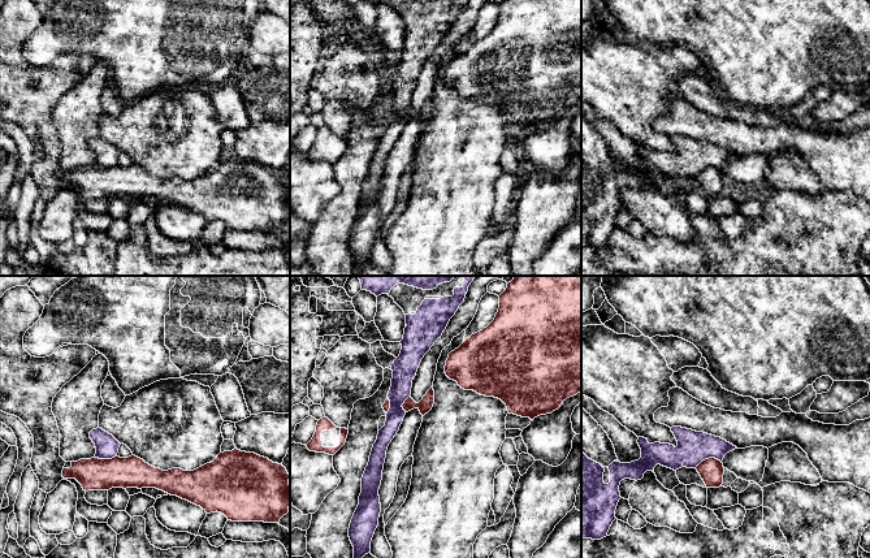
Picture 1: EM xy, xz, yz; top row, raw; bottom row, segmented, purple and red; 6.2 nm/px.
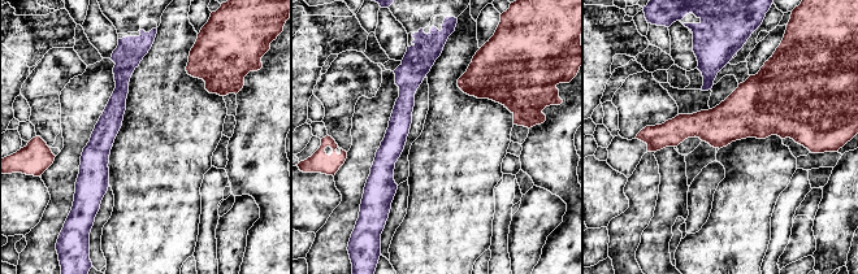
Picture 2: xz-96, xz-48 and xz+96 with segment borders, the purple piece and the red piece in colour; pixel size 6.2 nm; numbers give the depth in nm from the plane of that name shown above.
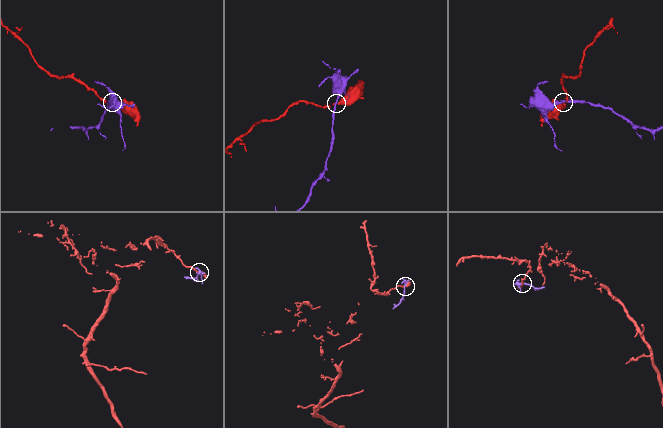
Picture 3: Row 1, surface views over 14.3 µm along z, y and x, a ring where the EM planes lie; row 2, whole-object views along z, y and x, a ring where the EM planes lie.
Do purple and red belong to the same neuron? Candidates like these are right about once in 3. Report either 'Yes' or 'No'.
No

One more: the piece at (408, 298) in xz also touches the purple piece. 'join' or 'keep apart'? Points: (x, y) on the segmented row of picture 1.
join

